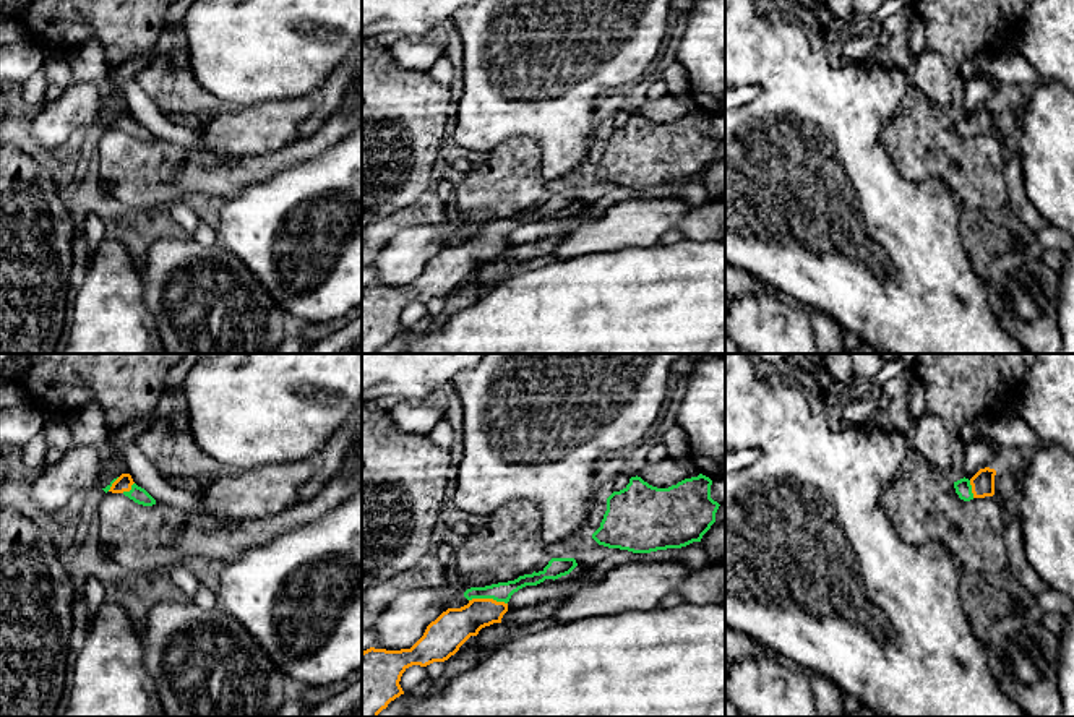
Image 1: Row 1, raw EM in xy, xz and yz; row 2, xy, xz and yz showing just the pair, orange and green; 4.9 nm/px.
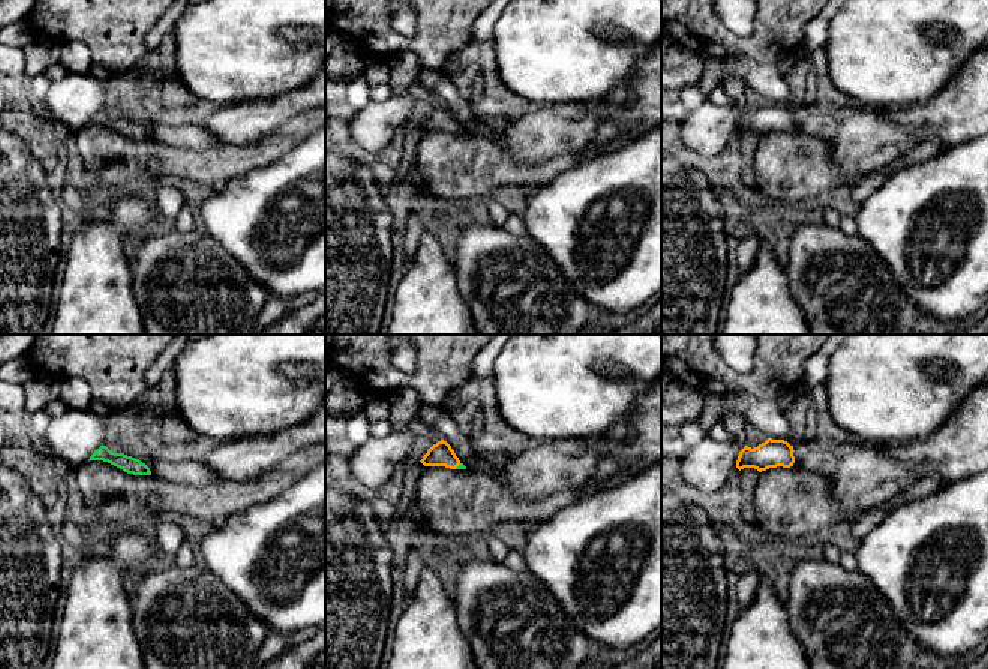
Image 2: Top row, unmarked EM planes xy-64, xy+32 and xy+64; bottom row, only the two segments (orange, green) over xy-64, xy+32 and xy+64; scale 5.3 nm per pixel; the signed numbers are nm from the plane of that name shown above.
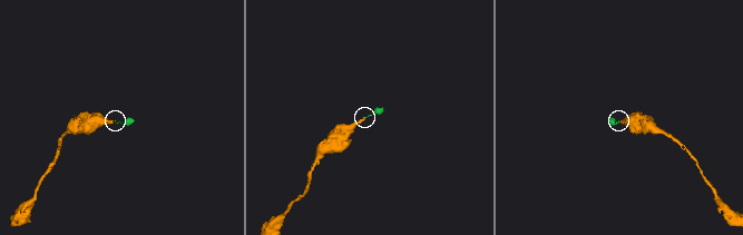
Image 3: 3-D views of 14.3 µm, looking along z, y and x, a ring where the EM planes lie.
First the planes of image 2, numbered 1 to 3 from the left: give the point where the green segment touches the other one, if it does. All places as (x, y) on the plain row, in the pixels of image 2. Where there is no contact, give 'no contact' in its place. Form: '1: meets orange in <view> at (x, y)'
1: no contact
2: meets orange in xy+32 at (458, 129)
3: no contact

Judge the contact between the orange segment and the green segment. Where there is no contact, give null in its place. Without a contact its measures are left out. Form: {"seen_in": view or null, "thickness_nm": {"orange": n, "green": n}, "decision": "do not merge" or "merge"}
{"seen_in": "xz", "thickness_nm": {"orange": 180, "green": 100}, "decision": "merge"}

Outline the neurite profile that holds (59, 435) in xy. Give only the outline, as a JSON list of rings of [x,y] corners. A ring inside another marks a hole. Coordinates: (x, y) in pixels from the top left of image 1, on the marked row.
[[[68,419],[58,420],[47,428],[47,446],[58,449],[71,448],[71,425]]]

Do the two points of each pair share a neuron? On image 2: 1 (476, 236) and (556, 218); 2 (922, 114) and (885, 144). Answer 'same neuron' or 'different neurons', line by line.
1: different neurons
2: different neurons

